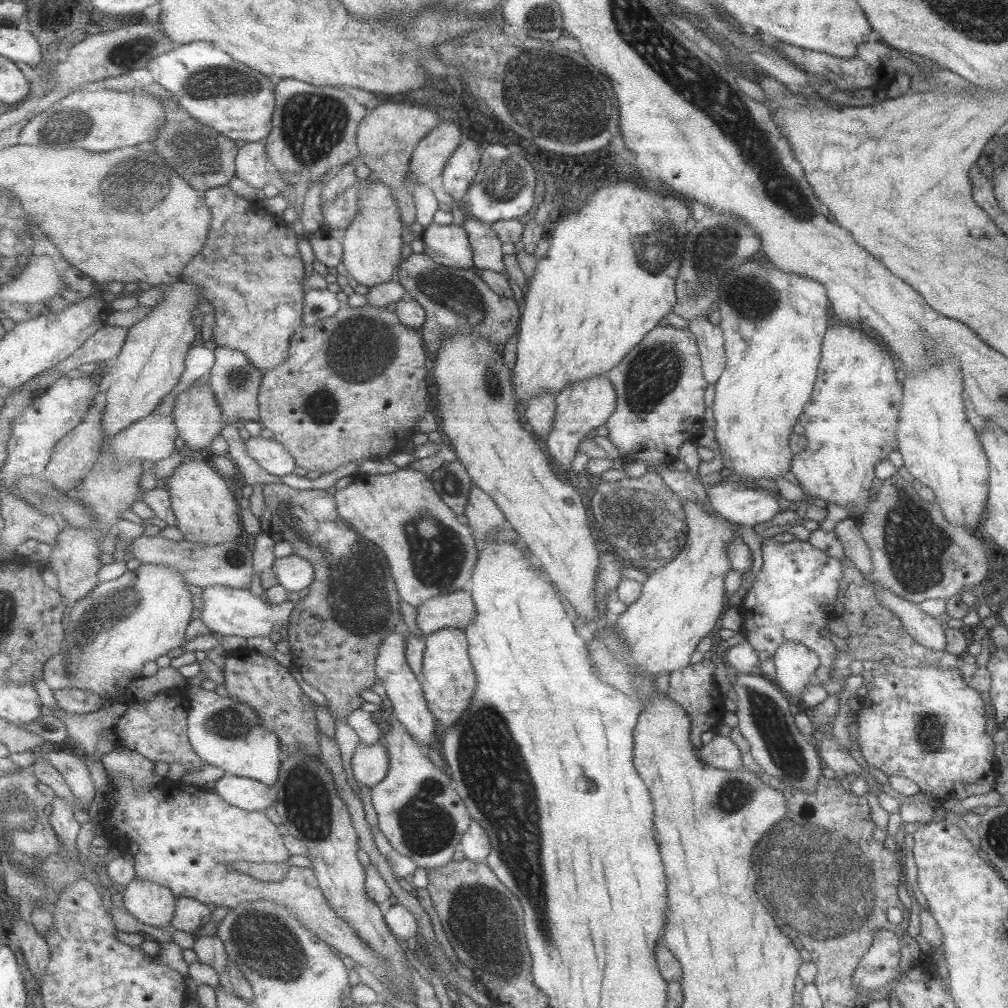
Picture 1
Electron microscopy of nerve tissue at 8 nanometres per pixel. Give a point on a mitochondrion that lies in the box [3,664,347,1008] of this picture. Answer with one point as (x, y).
(266, 941)

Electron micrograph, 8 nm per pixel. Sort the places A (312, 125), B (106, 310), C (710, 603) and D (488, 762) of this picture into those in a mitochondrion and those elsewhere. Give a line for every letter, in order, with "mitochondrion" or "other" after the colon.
A: mitochondrion
B: other
C: other
D: mitochondrion

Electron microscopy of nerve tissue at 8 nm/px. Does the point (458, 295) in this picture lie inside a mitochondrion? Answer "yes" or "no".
yes

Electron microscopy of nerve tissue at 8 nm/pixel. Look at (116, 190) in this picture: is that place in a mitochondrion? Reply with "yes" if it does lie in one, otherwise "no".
yes

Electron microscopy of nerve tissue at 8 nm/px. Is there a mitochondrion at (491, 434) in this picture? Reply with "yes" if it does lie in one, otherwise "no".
no

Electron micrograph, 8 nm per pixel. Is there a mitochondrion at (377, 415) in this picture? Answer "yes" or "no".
no

